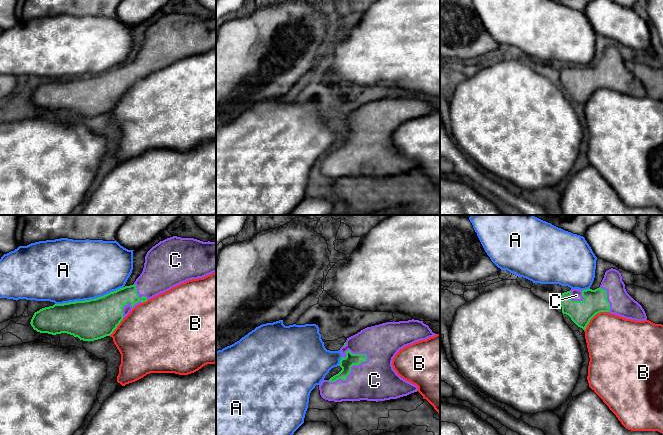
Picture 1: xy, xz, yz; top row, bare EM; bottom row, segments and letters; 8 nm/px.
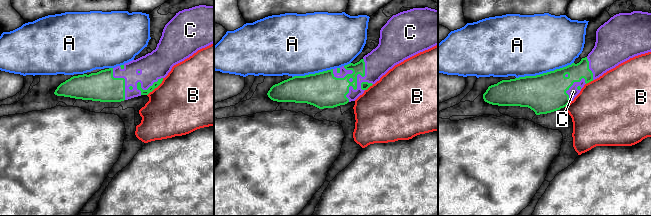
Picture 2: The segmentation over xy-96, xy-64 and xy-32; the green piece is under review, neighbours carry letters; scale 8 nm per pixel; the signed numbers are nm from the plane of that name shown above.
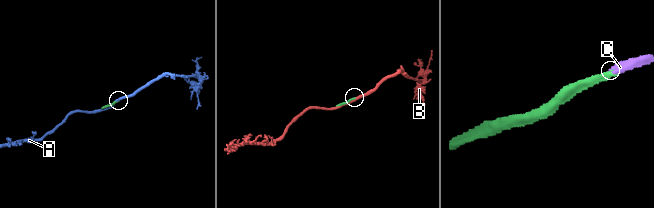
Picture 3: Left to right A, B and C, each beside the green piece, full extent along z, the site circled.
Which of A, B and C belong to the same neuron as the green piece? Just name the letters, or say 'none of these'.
C

